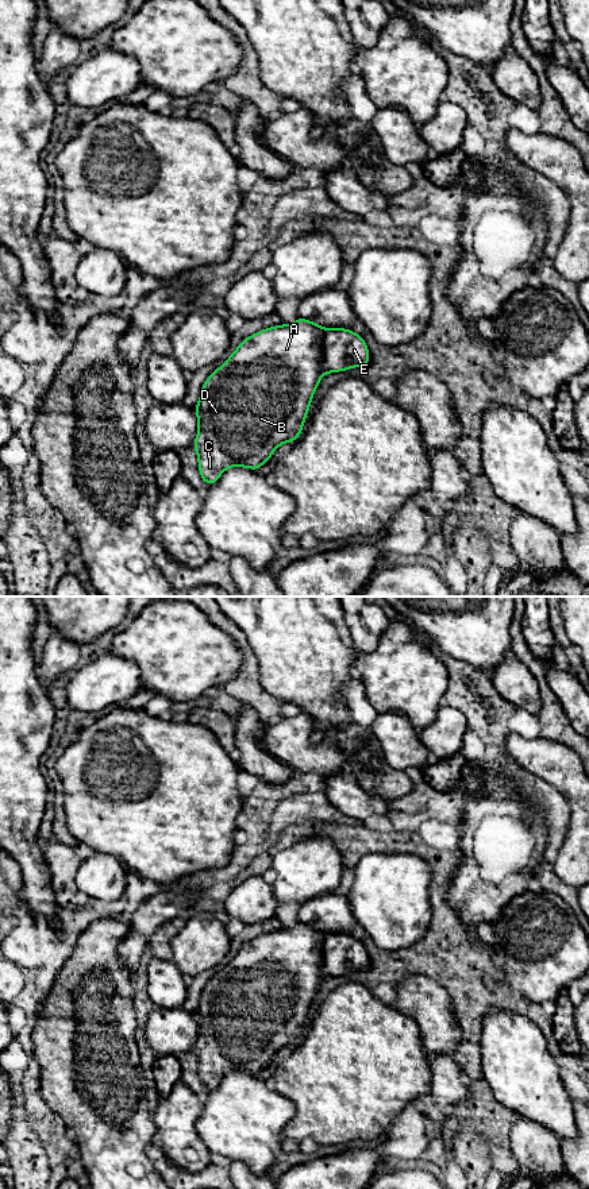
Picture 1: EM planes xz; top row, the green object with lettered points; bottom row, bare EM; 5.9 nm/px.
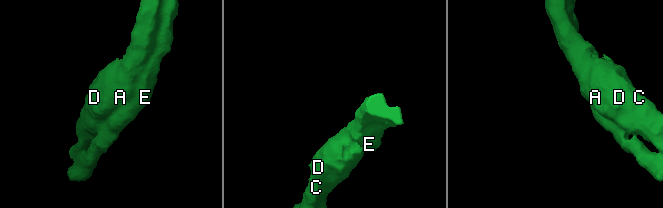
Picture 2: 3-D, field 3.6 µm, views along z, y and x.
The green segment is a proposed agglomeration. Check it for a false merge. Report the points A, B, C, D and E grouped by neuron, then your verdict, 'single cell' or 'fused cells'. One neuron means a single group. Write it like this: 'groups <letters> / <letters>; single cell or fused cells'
groups A B C D E; single cell

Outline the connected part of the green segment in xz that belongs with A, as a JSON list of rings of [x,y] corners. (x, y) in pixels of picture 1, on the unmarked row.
[[[297,922],[293,930],[280,929],[246,942],[234,958],[204,987],[200,1004],[195,1012],[199,1038],[192,1049],[199,1061],[199,1076],[203,1086],[212,1090],[222,1077],[240,1070],[258,1076],[284,1047],[294,1046],[305,1027],[313,997],[324,977],[346,976],[366,970],[370,960],[363,941],[351,934],[326,934],[322,930]]]

